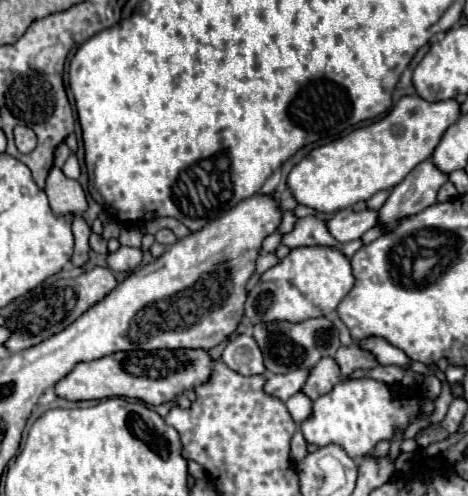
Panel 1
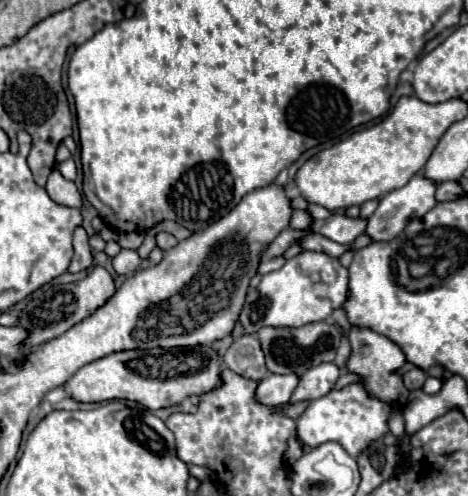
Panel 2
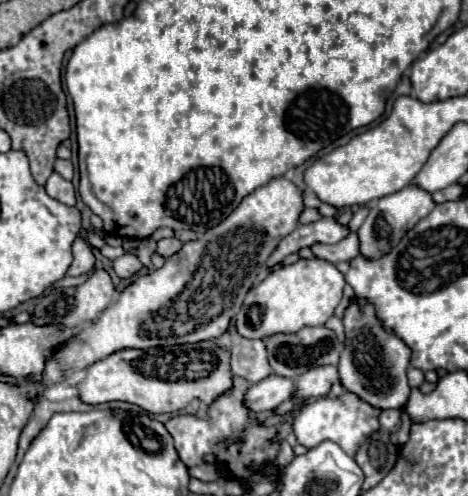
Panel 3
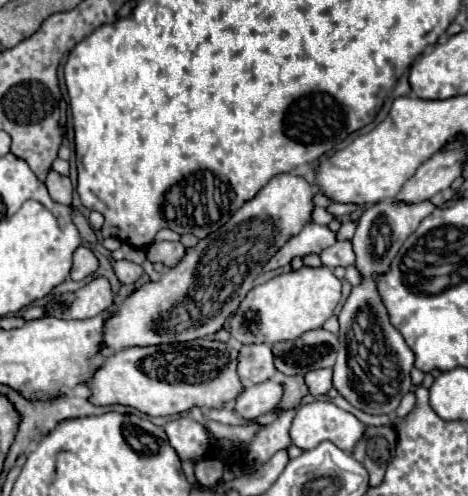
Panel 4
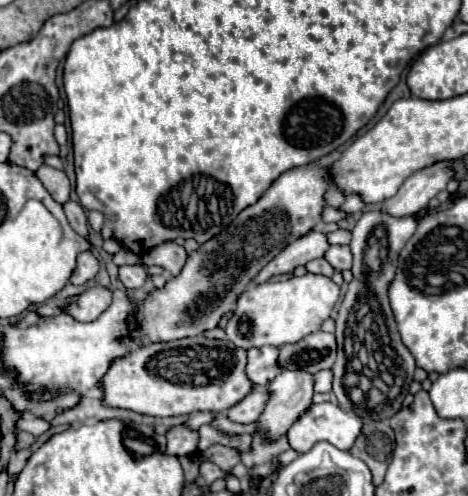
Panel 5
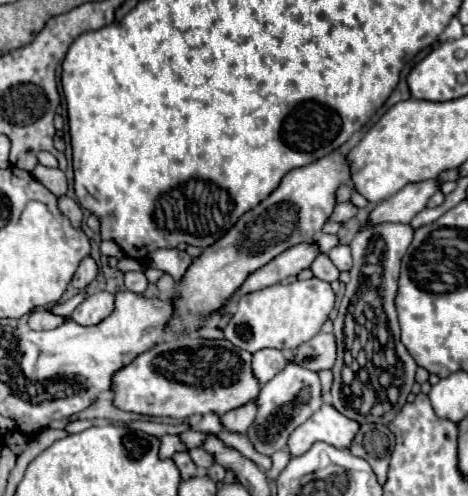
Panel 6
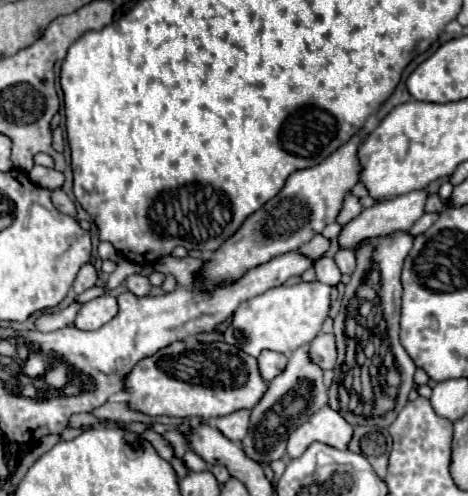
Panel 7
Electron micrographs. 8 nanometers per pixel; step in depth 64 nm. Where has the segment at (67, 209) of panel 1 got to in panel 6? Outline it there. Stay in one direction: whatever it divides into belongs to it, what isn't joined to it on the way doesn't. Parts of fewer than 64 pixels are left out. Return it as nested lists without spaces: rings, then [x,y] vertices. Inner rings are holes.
[[[38,164],[38,166],[34,168],[32,176],[34,176],[38,182],[42,182],[56,198],[64,196],[66,190],[68,190],[66,176],[64,176],[64,172],[62,172],[60,168],[46,168],[46,166]]]

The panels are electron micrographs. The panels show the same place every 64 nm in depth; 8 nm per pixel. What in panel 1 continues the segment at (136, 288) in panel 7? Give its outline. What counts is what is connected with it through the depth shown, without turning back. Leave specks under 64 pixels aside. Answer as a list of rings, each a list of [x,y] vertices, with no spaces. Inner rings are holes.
[[[120,246],[116,252],[108,254],[106,264],[114,272],[126,272],[134,270],[142,262],[142,250],[140,248],[130,248],[130,246]]]

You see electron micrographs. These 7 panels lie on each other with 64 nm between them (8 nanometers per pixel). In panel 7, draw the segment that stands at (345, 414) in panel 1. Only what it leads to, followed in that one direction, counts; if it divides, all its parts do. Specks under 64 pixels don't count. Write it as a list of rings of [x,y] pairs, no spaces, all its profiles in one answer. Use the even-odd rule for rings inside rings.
[[[330,406],[320,408],[288,438],[288,456],[298,458],[312,442],[322,442],[338,450],[346,450],[352,438],[352,426]]]

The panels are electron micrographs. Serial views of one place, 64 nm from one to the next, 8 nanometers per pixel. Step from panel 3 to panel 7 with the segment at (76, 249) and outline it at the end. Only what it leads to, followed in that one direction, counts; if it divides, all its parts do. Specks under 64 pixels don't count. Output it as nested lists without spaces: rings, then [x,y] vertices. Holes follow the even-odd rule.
[[[86,262],[86,264],[80,268],[80,272],[78,272],[76,280],[74,280],[74,286],[72,286],[72,290],[74,290],[76,294],[82,294],[84,290],[92,288],[92,286],[96,284],[96,280],[98,280],[98,274],[96,274],[94,266],[92,266],[90,262]]]

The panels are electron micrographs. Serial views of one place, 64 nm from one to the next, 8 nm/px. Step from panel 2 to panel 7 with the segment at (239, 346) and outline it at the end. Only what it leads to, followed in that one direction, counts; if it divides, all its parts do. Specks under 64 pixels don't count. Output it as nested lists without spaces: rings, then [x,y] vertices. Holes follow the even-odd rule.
[[[262,352],[260,358],[258,358],[258,370],[260,370],[260,376],[270,382],[272,378],[276,378],[288,364],[288,356],[286,354],[280,354],[280,352]]]

